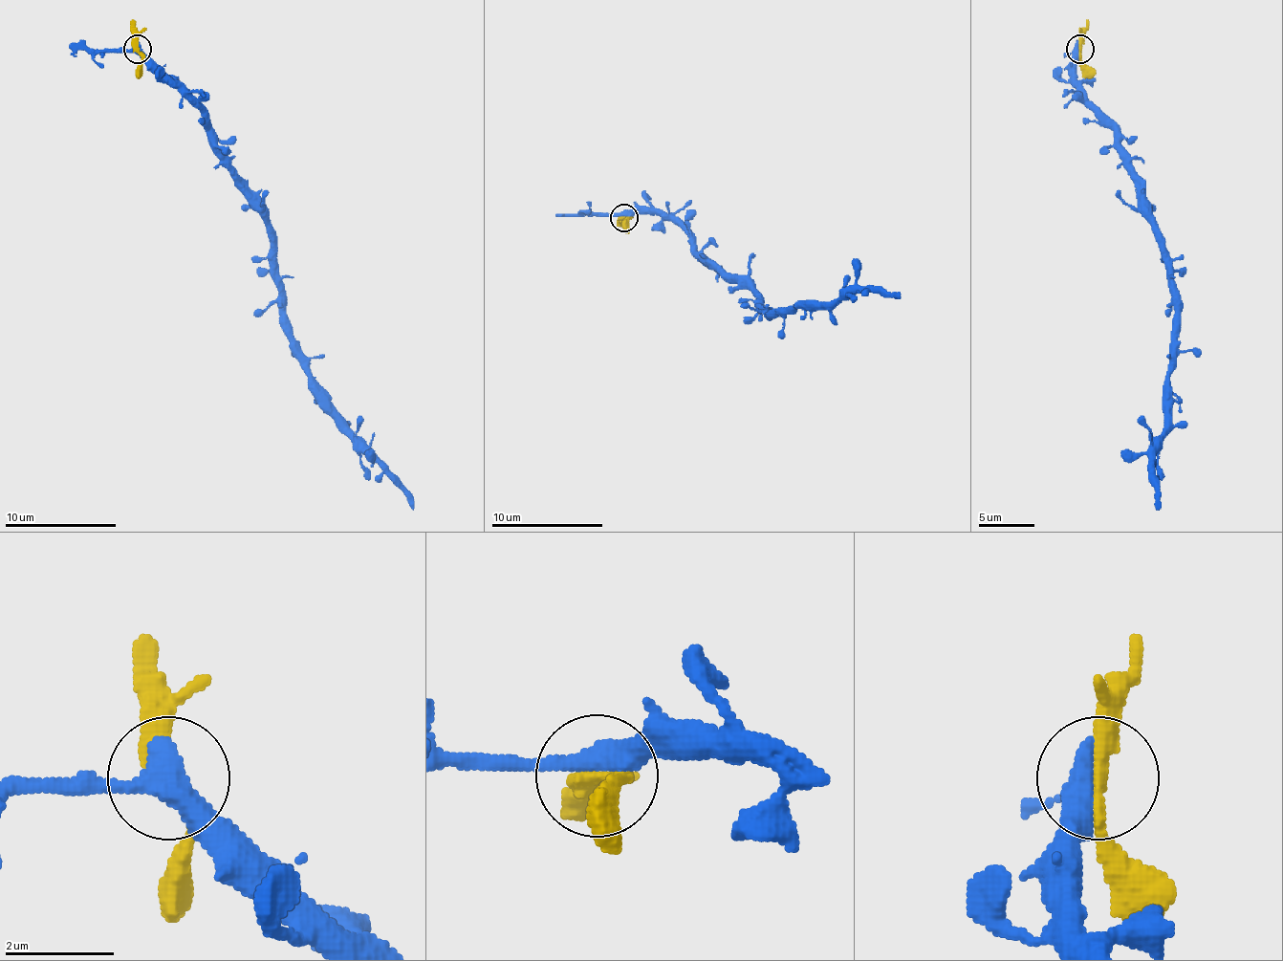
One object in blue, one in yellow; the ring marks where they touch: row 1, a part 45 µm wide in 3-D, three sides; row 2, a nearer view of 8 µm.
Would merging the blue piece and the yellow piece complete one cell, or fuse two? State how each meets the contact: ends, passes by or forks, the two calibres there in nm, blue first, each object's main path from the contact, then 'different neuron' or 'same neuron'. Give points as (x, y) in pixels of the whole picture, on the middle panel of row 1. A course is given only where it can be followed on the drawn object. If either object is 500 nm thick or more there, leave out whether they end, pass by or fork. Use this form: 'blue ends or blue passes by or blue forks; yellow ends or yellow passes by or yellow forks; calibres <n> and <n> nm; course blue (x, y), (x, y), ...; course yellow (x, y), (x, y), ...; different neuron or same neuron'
blue passes by; yellow passes by; calibres 440 and 320 nm; course blue (623, 216), (667, 213), (704, 258), (734, 274), (771, 314), (835, 305), (857, 292), (899, 297); course yellow (623, 216), (629, 219), (623, 230); same neuron

